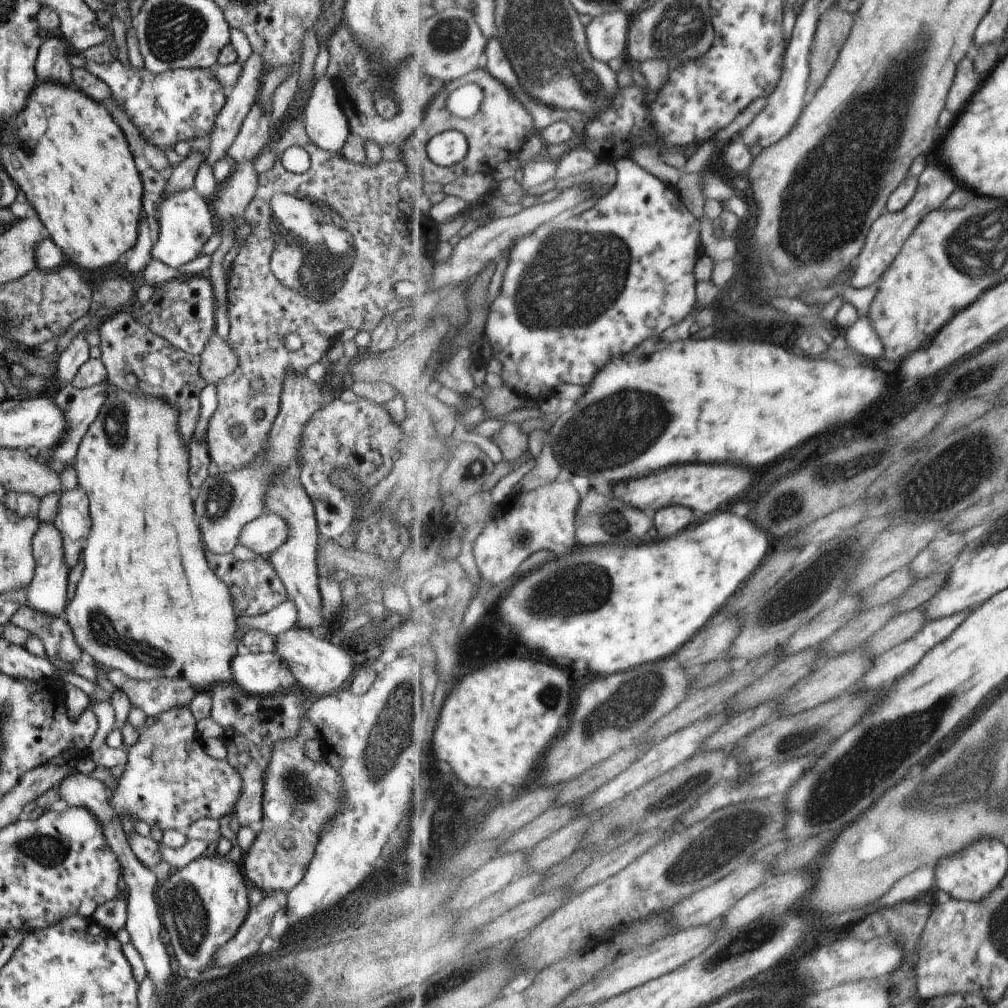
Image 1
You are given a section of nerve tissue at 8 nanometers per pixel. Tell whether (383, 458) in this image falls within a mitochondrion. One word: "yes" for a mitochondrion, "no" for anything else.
no

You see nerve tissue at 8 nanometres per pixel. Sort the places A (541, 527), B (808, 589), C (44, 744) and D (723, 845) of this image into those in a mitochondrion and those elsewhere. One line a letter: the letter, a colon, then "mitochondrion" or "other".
A: other
B: mitochondrion
C: other
D: mitochondrion

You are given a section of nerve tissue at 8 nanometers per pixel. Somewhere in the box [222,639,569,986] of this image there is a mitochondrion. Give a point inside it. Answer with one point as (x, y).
(392, 733)

